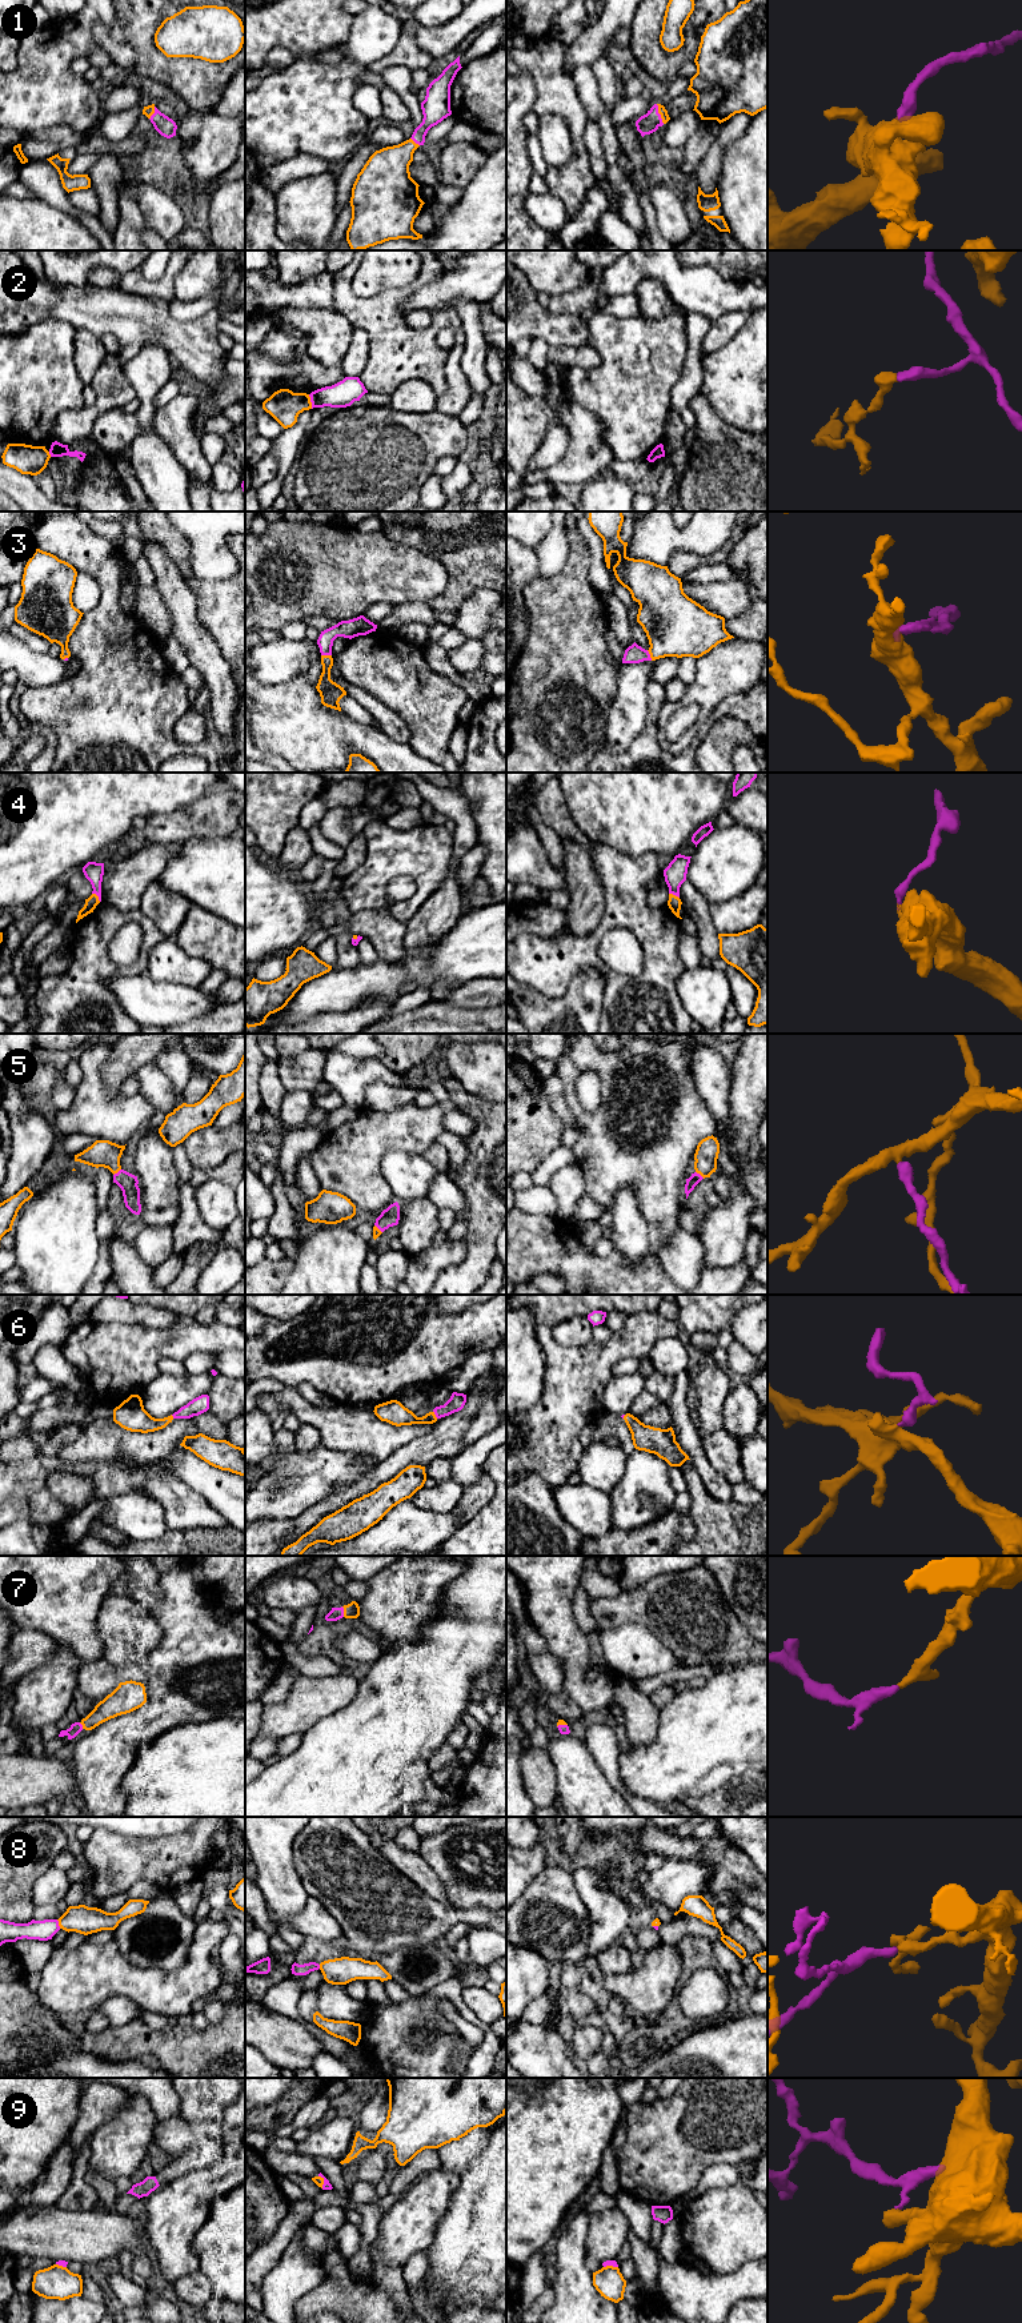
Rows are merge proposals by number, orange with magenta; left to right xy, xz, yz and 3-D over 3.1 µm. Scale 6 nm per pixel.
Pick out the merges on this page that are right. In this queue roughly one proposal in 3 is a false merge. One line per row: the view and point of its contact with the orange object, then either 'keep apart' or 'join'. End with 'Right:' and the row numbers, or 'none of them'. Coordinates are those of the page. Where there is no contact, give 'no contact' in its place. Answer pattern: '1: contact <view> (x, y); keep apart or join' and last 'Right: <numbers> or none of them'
1: contact yz (658, 112); join
2: contact xz (309, 401); keep apart
3: contact xz (327, 656); join
4: contact xy (97, 897); join
5: contact yz (700, 1174); join
6: contact xz (435, 1415); join
7: contact xz (344, 1612); join
8: contact xy (59, 1924); join
9: contact xz (323, 2182); keep apart
Right: 1, 3, 4, 5, 6, 7, 8

